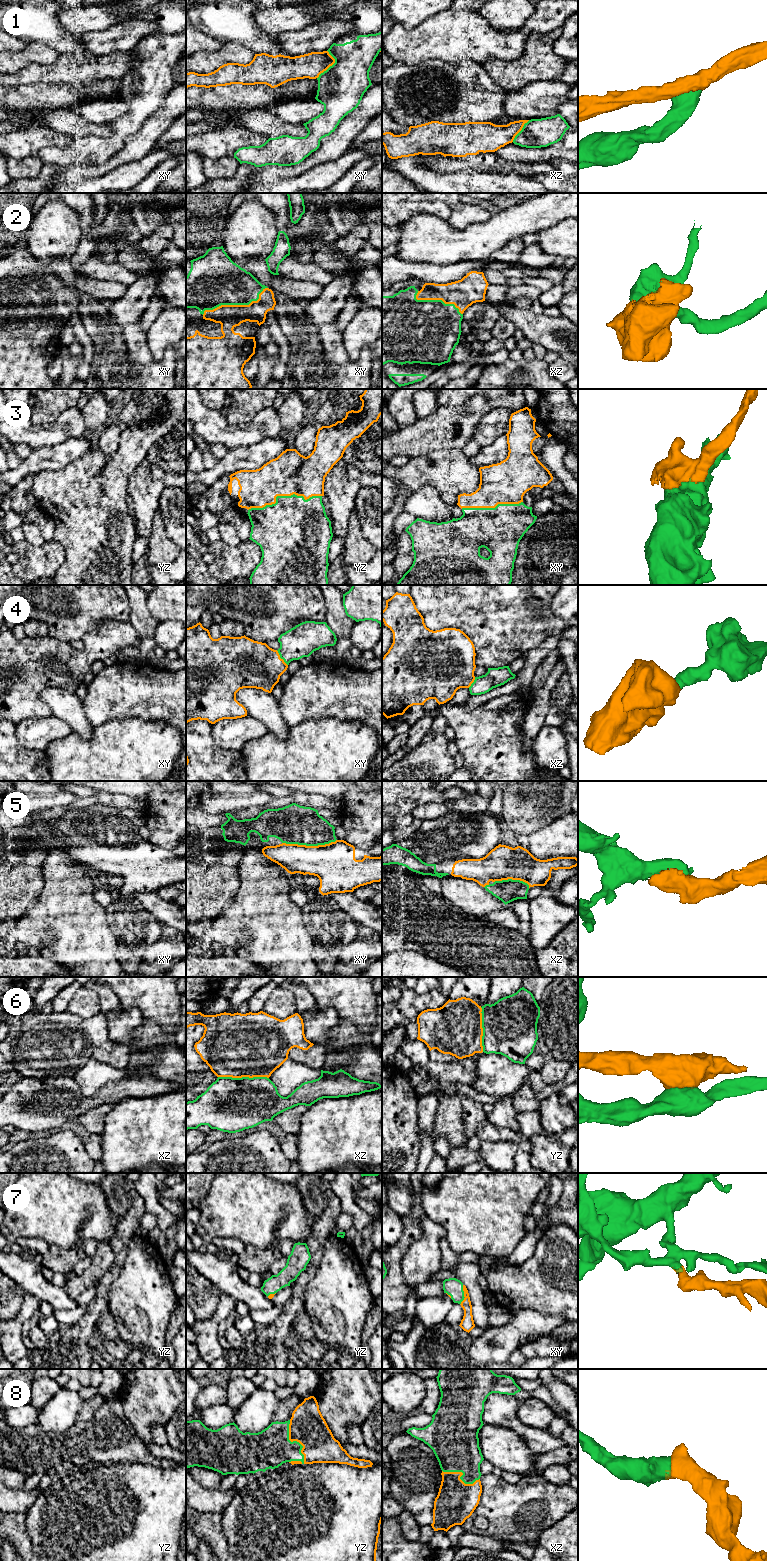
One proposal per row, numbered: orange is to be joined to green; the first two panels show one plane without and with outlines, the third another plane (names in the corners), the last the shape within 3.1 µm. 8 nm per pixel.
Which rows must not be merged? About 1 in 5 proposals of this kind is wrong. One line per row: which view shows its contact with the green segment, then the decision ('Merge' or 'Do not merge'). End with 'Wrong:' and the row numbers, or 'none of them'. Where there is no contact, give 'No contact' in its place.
1: Touches green in xy. Do not merge
2: Touches green in xy. Merge
3: Touches green in yz. Merge
4: Touches green in xy. Merge
5: Touches green in xy. Merge
6: Touches green in xz. Do not merge
7: Touches green in xy. Merge
8: Touches green in yz. Merge
Wrong: 1, 6

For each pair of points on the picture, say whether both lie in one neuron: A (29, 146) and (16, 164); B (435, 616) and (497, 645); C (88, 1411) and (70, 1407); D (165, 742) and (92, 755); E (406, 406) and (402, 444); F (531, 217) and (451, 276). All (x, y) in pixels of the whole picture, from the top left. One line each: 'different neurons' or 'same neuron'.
A: different neurons
B: same neuron
C: different neurons
D: same neuron
E: different neurons
F: different neurons

